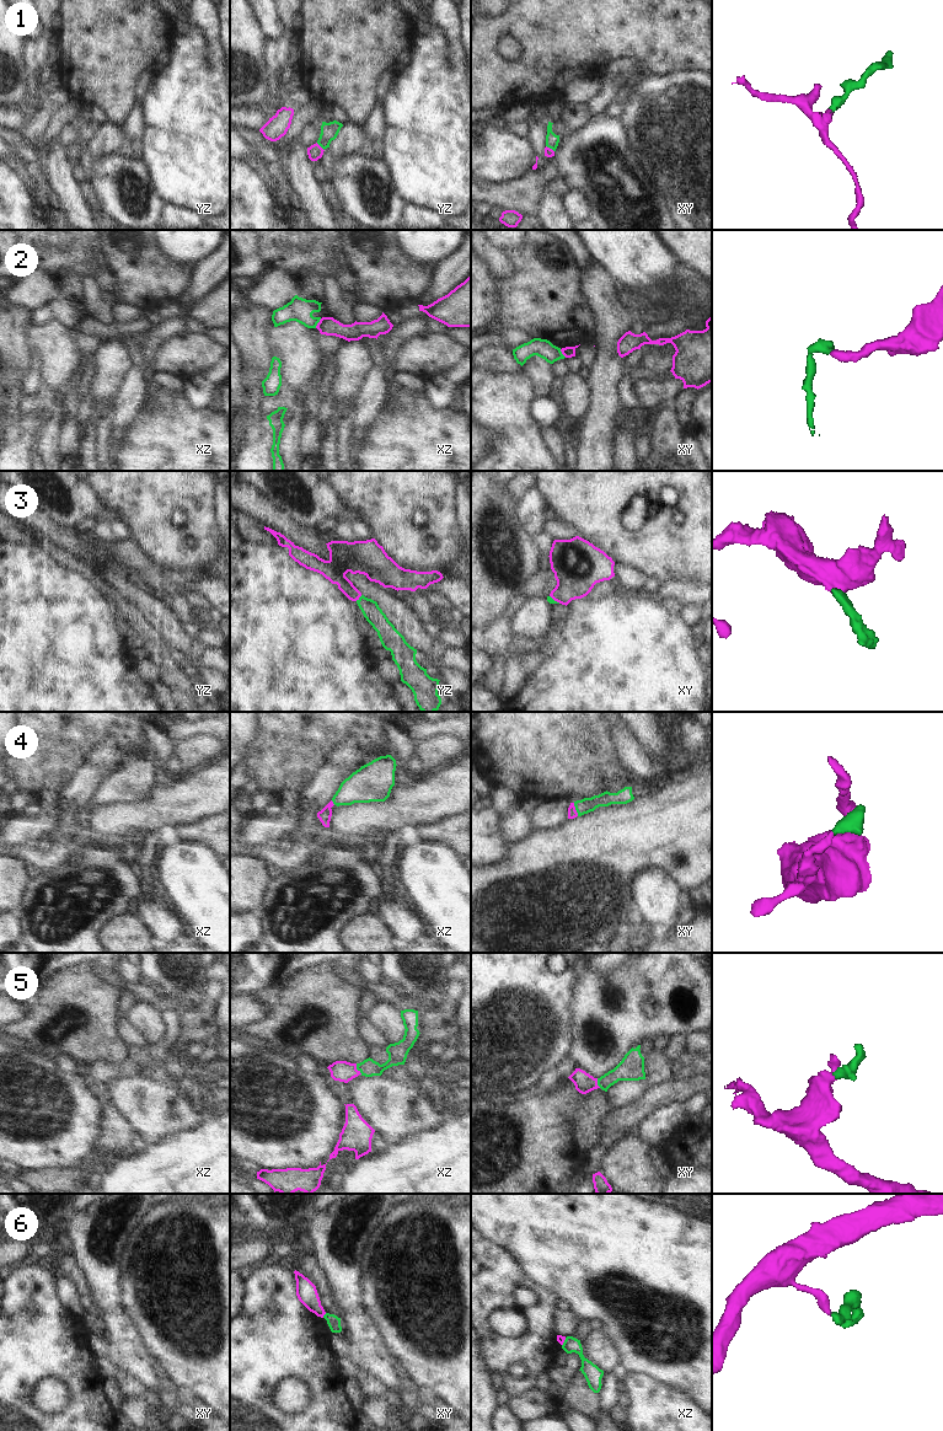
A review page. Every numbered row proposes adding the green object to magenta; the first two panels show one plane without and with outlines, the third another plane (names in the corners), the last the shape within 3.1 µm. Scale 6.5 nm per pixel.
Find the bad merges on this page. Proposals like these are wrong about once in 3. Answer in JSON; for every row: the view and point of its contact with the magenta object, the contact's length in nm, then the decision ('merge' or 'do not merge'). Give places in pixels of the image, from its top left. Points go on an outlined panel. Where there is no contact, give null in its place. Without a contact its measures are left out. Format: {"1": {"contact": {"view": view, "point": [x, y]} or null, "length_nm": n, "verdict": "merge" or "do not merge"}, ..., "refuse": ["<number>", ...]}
{"1": {"contact": {"view": "yz", "point": [320, 146]}, "length_nm": 80, "verdict": "merge"}, "2": {"contact": {"view": "xz", "point": [317, 323]}, "length_nm": 80, "verdict": "do not merge"}, "3": {"contact": {"view": "yz", "point": [358, 598]}, "length_nm": 60, "verdict": "merge"}, "4": {"contact": {"view": "xy", "point": [574, 809]}, "length_nm": 90, "verdict": "merge"}, "5": {"contact": {"view": "xz", "point": [355, 1068]}, "length_nm": 80, "verdict": "merge"}, "6": {"contact": {"view": "xy", "point": [323, 1314]}, "length_nm": 40, "verdict": "do not merge"}, "refuse": ["2", "6"]}

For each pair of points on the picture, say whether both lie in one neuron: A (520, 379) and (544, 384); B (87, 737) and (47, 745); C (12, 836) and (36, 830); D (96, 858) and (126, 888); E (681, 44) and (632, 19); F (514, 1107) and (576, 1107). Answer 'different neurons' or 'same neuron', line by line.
A: different neurons
B: same neuron
C: same neuron
D: same neuron
E: same neuron
F: same neuron

